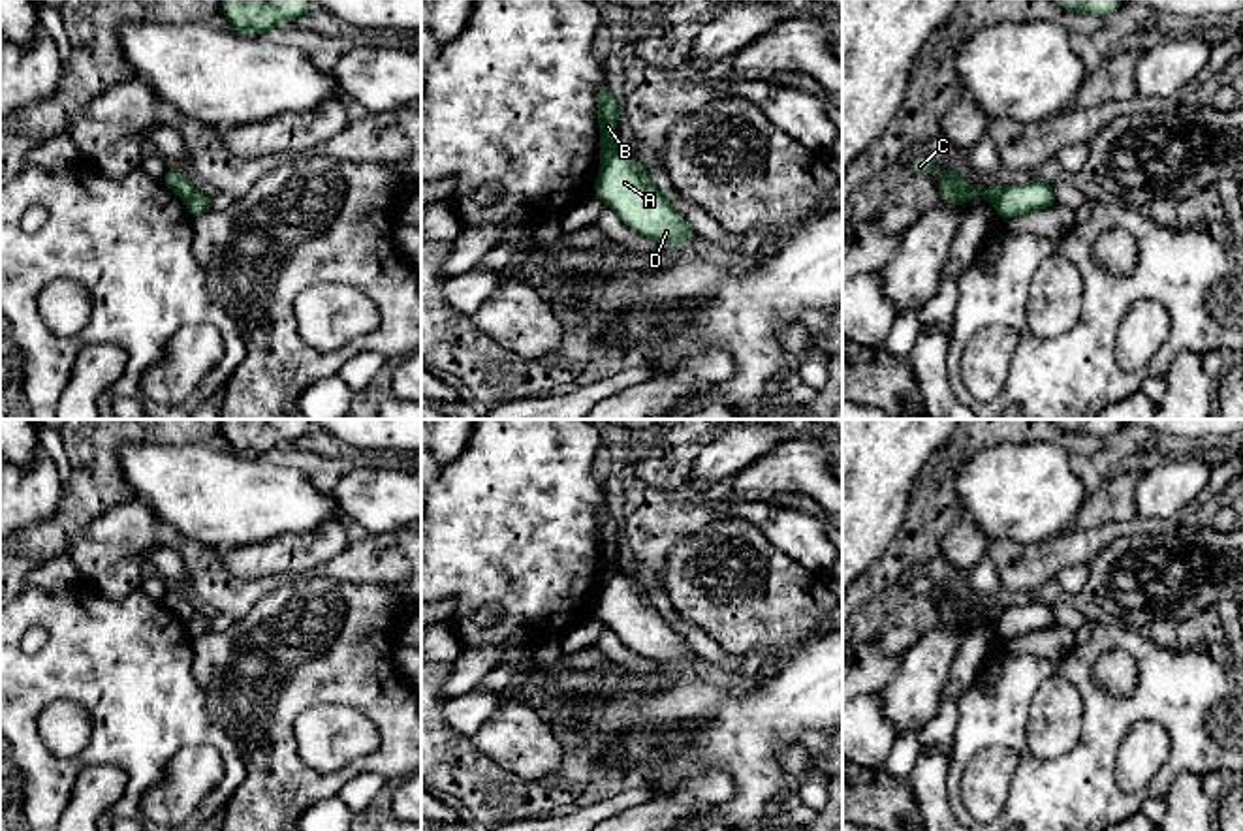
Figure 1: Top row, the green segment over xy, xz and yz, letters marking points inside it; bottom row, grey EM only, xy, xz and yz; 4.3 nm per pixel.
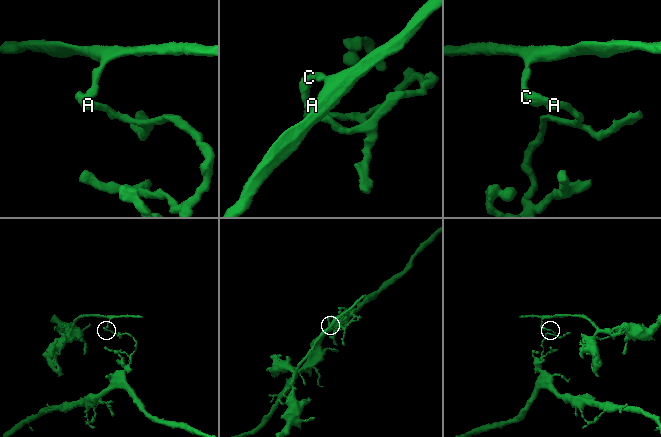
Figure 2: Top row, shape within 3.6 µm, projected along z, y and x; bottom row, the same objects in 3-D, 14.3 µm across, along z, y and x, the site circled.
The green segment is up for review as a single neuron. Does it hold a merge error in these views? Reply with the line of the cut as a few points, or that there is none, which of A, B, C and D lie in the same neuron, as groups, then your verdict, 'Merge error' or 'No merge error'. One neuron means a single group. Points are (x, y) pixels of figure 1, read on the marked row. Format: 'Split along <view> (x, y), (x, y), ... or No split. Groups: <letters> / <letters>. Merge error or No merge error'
Split along xz (619, 151), (602, 164). Groups: A D / B C. Merge error

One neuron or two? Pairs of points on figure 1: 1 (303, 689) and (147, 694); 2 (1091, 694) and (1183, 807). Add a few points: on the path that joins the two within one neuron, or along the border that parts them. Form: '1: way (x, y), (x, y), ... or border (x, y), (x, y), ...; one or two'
1: border (192, 649), (192, 675), (209, 717), (224, 732); two
2: border (1200, 775), (1183, 771), (1163, 796); two

